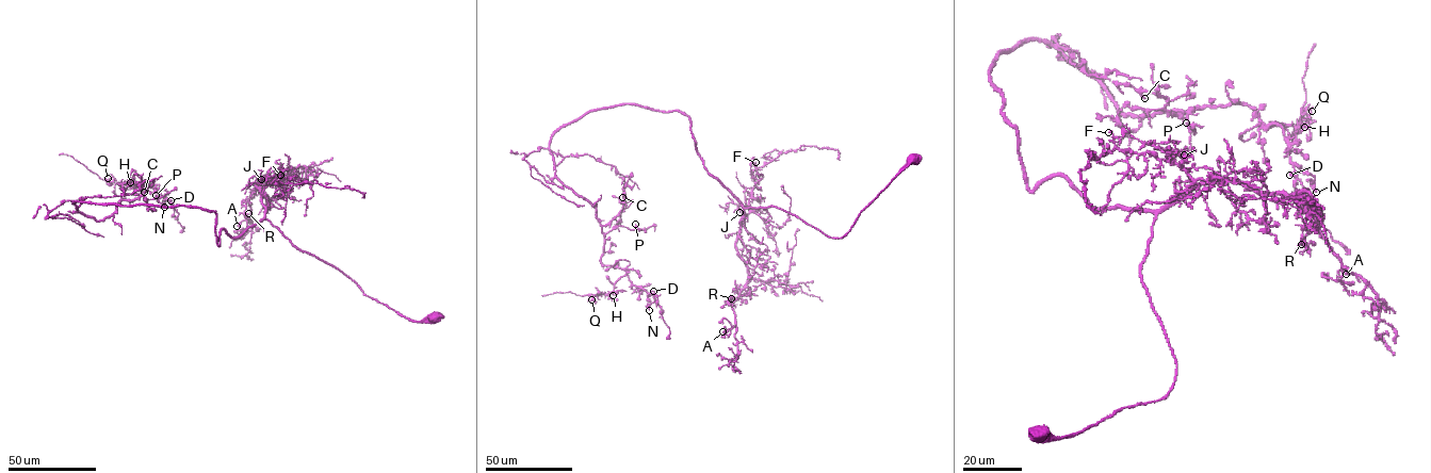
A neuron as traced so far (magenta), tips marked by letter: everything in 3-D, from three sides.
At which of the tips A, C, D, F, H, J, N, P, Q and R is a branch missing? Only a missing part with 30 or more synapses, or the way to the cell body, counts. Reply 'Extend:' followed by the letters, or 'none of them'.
Extend: N

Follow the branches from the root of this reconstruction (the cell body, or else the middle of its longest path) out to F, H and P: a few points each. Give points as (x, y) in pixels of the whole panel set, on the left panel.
F: (435, 316), (422, 322), (404, 316), (295, 246), (265, 218), (261, 199), (264, 189), (280, 182), (280, 175)
H: (435, 316), (265, 218), (218, 245), (212, 211), (72, 204), (104, 219), (130, 182)
P: (435, 316), (364, 295), (265, 218), (218, 245), (212, 211), (72, 204), (102, 221), (123, 194), (156, 195)

